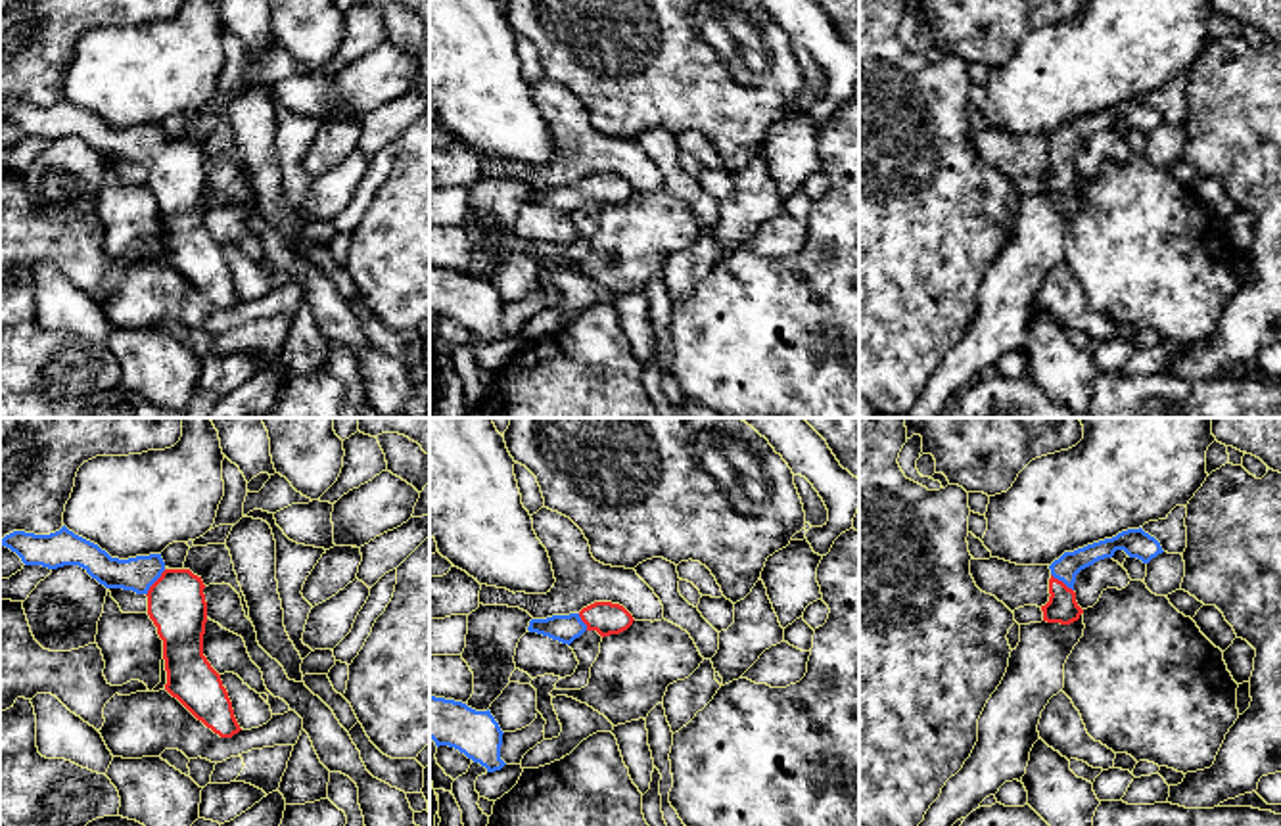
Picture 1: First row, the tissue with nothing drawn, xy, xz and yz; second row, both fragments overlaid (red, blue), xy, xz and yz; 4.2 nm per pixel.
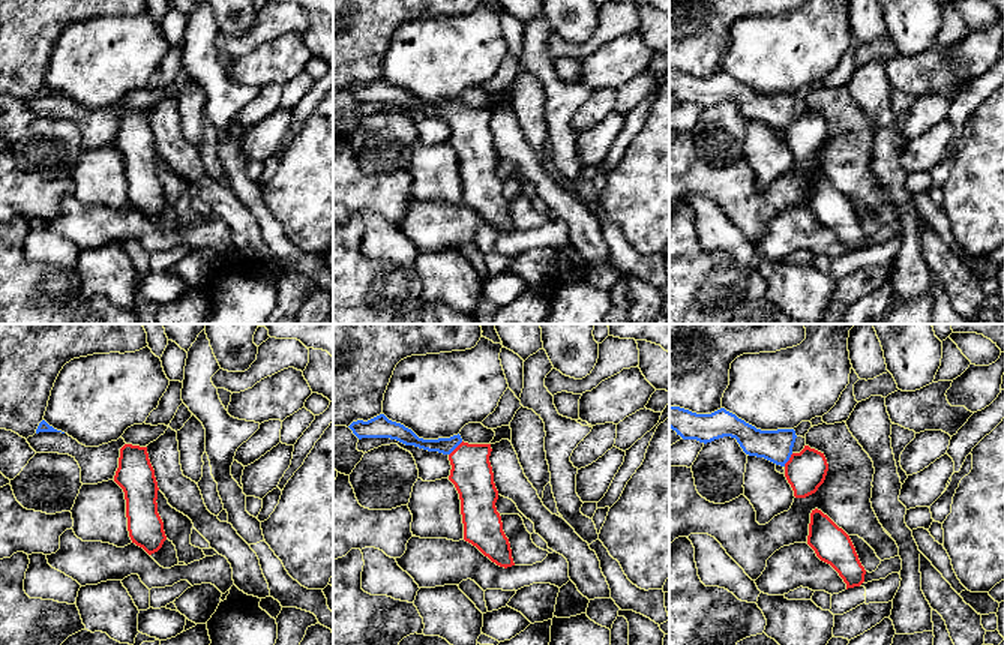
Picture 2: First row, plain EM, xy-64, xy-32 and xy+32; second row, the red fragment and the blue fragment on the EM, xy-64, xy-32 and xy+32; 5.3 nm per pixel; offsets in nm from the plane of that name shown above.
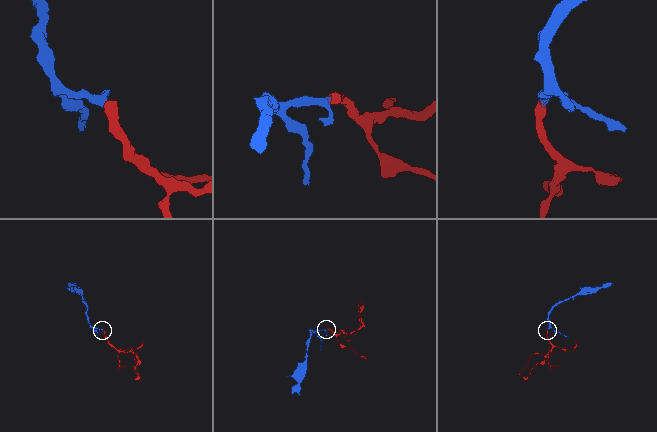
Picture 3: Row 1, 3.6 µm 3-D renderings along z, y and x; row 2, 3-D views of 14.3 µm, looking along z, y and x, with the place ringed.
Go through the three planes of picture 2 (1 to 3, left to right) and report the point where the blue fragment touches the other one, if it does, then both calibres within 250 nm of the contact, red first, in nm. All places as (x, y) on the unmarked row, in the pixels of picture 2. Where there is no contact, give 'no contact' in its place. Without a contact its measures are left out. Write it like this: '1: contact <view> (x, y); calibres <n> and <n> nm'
1: no contact
2: contact xy-32 (455, 113); calibres 220 and 90 nm
3: contact xy+32 (790, 123); calibres 220 and 180 nm

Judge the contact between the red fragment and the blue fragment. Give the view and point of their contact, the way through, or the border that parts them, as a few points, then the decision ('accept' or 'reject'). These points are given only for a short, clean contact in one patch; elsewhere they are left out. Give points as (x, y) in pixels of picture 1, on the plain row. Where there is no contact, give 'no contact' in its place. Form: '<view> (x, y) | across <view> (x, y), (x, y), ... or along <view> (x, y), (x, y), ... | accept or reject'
xy (154, 154) | across xy (177, 177), (154, 154), (144, 144), (139, 144) | accept

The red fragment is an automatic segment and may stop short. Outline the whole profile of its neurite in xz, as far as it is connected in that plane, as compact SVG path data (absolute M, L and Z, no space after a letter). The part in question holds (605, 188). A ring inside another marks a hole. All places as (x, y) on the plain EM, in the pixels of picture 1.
M594 172L579 184L531 190L527 201L570 217L585 201L596 201L604 209L627 201L633 192L633 186L623 176Z

